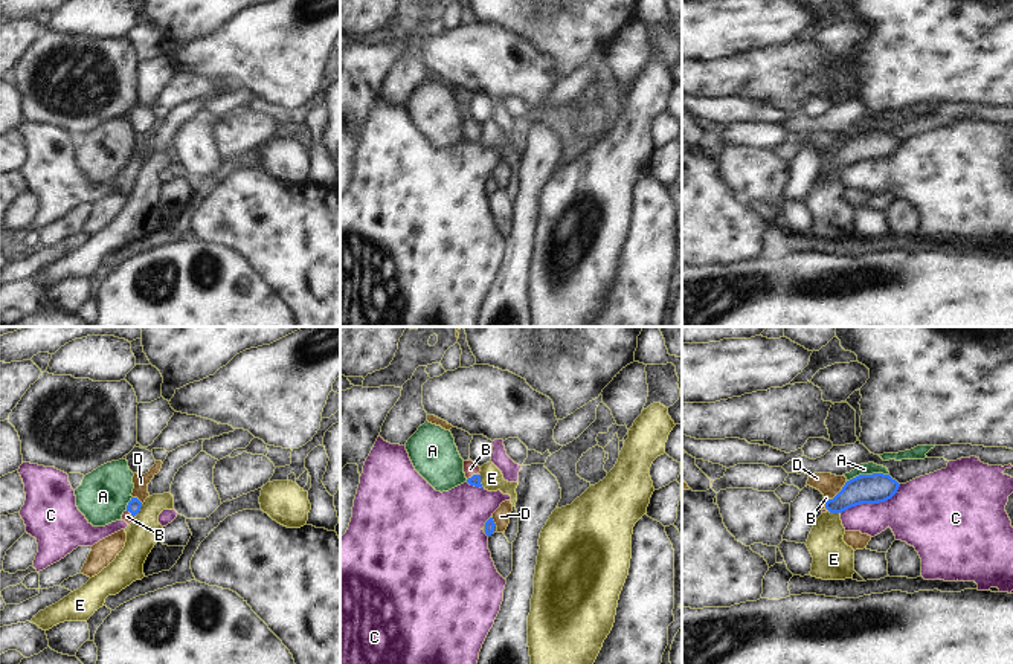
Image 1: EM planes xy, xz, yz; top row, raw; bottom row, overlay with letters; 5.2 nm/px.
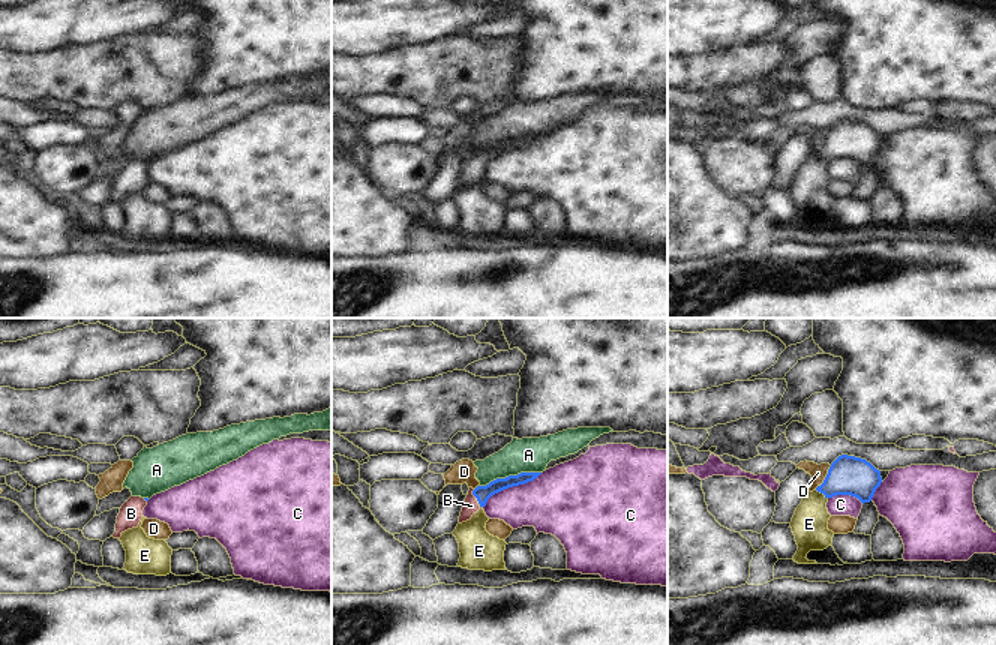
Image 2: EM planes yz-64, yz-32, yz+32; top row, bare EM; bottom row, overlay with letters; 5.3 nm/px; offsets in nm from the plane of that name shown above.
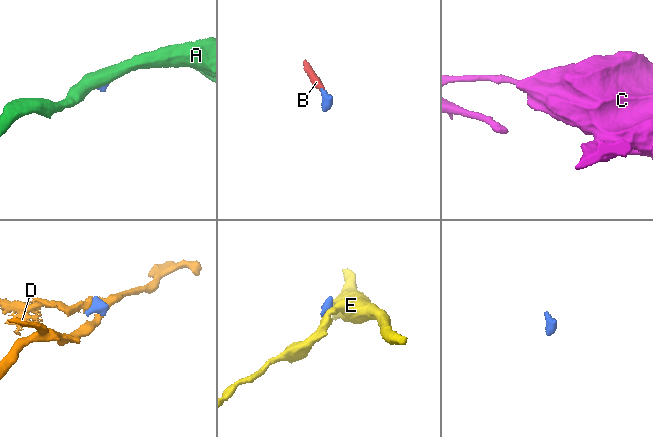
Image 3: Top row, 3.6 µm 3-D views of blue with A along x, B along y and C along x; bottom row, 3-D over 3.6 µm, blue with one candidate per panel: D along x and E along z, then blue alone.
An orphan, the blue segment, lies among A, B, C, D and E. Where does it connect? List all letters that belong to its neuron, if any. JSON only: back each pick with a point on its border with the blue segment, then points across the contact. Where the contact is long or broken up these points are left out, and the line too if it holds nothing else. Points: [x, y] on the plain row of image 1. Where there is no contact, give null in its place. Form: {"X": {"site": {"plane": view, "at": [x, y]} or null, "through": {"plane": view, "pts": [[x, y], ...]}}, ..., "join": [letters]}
{"B": {"site": {"plane": "xz", "at": [473, 133]}, "through": {"plane": "xz", "pts": [[475, 138], [473, 133], [470, 127]]}}, "join": ["B"]}

